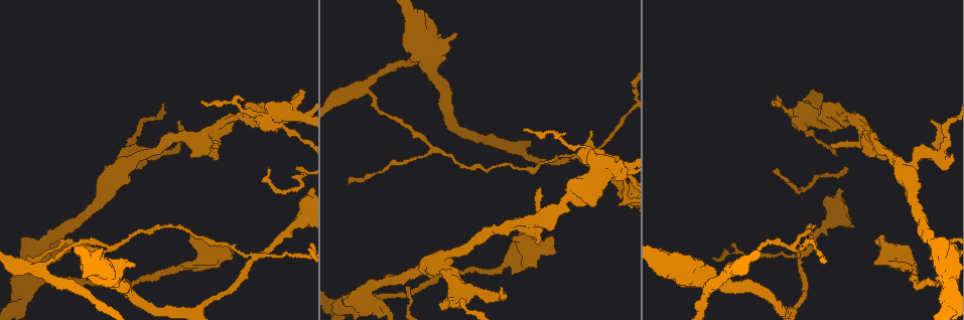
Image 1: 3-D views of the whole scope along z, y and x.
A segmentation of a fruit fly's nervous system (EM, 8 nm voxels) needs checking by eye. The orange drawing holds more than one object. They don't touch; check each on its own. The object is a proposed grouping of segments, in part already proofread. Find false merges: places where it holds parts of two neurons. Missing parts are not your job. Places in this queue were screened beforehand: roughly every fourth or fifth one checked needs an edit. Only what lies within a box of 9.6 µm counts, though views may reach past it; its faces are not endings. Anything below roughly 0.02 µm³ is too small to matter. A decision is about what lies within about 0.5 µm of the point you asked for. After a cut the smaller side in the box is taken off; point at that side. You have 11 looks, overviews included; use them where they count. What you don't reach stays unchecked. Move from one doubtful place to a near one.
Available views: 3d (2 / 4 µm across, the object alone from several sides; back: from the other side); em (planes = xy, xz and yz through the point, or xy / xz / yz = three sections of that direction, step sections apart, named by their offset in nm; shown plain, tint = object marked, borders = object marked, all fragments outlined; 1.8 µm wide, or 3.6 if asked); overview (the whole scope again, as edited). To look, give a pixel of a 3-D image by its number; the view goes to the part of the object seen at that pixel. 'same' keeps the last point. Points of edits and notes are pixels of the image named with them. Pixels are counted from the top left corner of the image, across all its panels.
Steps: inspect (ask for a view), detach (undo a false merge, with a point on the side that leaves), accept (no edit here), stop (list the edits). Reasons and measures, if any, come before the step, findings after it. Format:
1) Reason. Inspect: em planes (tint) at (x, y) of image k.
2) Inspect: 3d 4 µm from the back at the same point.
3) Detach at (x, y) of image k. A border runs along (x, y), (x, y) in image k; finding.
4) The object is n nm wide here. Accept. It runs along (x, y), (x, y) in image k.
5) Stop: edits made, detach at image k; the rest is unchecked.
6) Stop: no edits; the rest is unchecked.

Branch point. Inspect: 3d 2 µm from the back at (452, 284) of image 1.

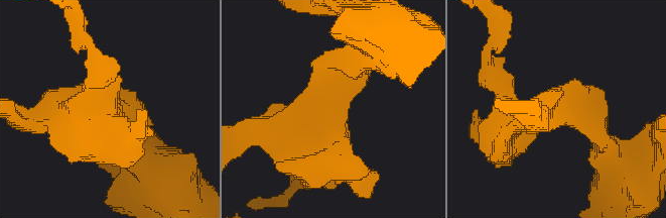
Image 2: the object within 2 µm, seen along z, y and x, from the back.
Shape alone is not enough. Inspect: em planes (tint) at (329, 104) of image 2.

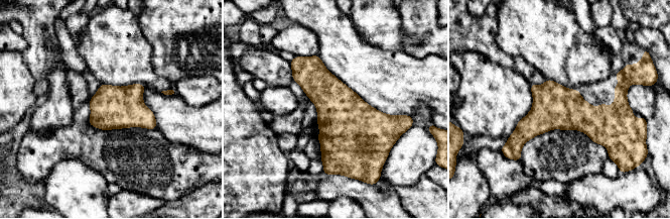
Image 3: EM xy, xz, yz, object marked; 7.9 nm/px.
Accept. It runs along (622, 101), (512, 140) in image 3; continuous, no second neuron.

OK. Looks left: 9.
Inspect: 3d 4 µm from the back at (251, 258) of image 1.

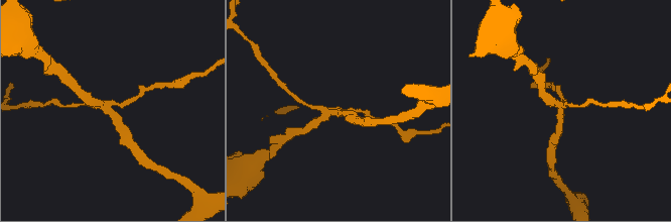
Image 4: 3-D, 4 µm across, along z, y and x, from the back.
Inspect: em xy step 4 (tint) at (338, 111) of image 4.

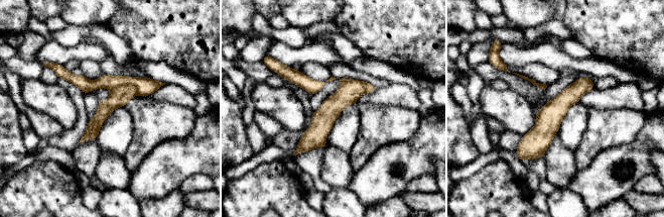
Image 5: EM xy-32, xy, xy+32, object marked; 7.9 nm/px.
Cut it another way. Inspect: em planes (tint) at the same point.

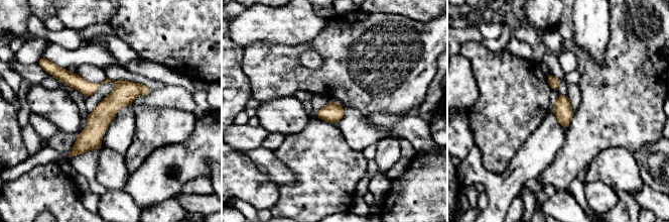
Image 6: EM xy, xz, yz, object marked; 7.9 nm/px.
4 arms meet here. Detach at (145, 90) of image 6. A border runs along (117, 87), (132, 83), (141, 93) in image 6; two neurons meet here.

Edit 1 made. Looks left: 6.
Sharp bend. Inspect: em planes (plain) at (533, 249) of image 1.

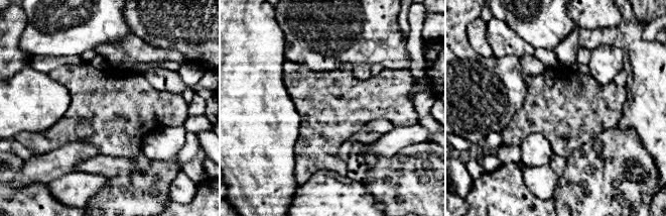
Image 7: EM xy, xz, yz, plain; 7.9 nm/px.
Inspect: em planes (tint) at the same point.

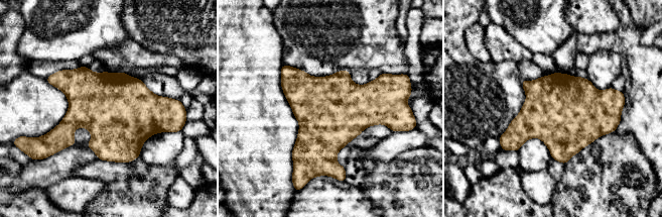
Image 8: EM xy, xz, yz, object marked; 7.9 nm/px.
Accept. One neuron here.

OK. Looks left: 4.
Thick turns thin. Inspect: em xz step 4 (tint) at (378, 295) of image 1.

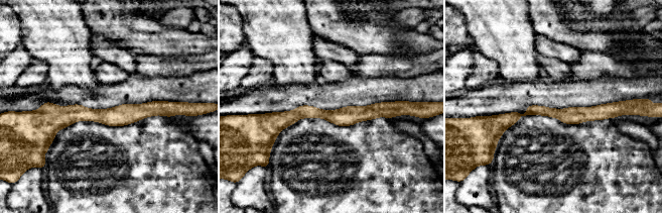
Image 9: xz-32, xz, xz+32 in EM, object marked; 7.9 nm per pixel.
Inspect: em planes (tint) at the same point.

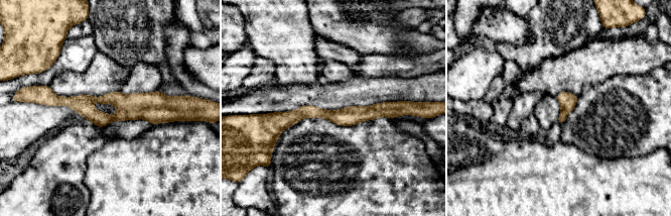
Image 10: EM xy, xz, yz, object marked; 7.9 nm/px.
Accept. One neuron here.

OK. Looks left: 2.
Inspect: 3d 2 µm from the back at (805, 115) of image 1.

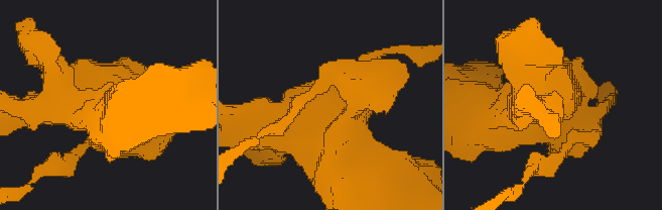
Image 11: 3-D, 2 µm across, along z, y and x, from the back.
Inspect: em planes (tint) at (340, 109) of image 11.

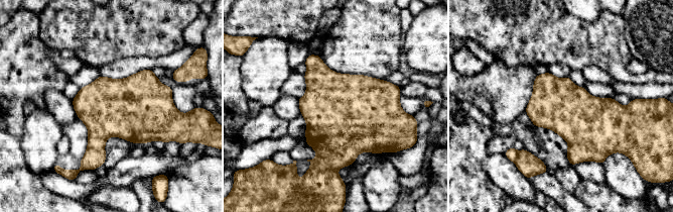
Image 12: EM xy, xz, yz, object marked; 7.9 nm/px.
The object is 420 nm wide here. Detach at (511, 153) of image 12. A border runs along (518, 151), (516, 161) in image 12; a second neuron is stuck on.

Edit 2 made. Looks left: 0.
Stop: edits made, detach at image 6, detach at image 12; the rest is unchecked.

